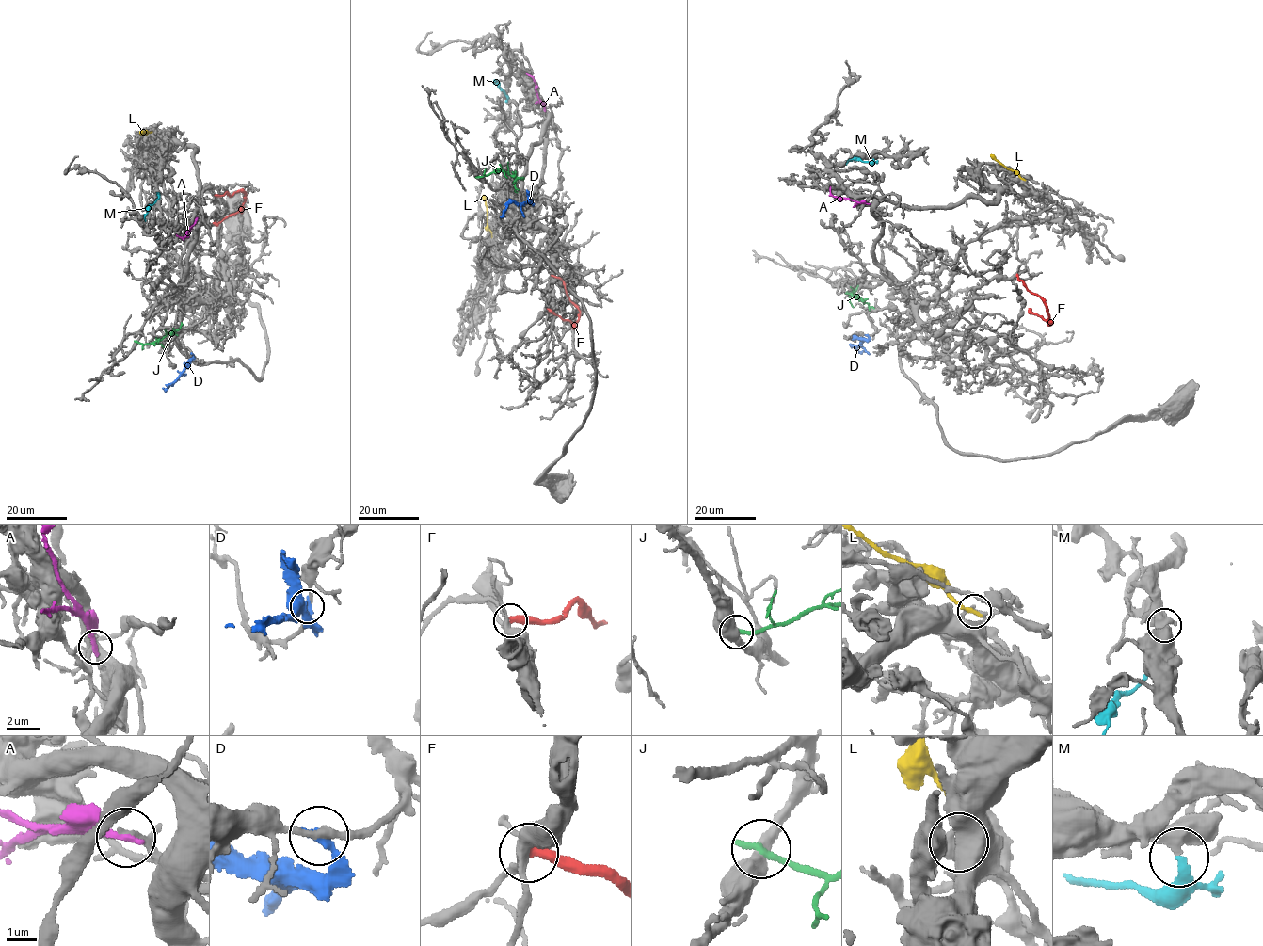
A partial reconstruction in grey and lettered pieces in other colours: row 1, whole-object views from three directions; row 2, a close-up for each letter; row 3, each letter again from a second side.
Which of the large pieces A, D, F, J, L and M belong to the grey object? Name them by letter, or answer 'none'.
M

